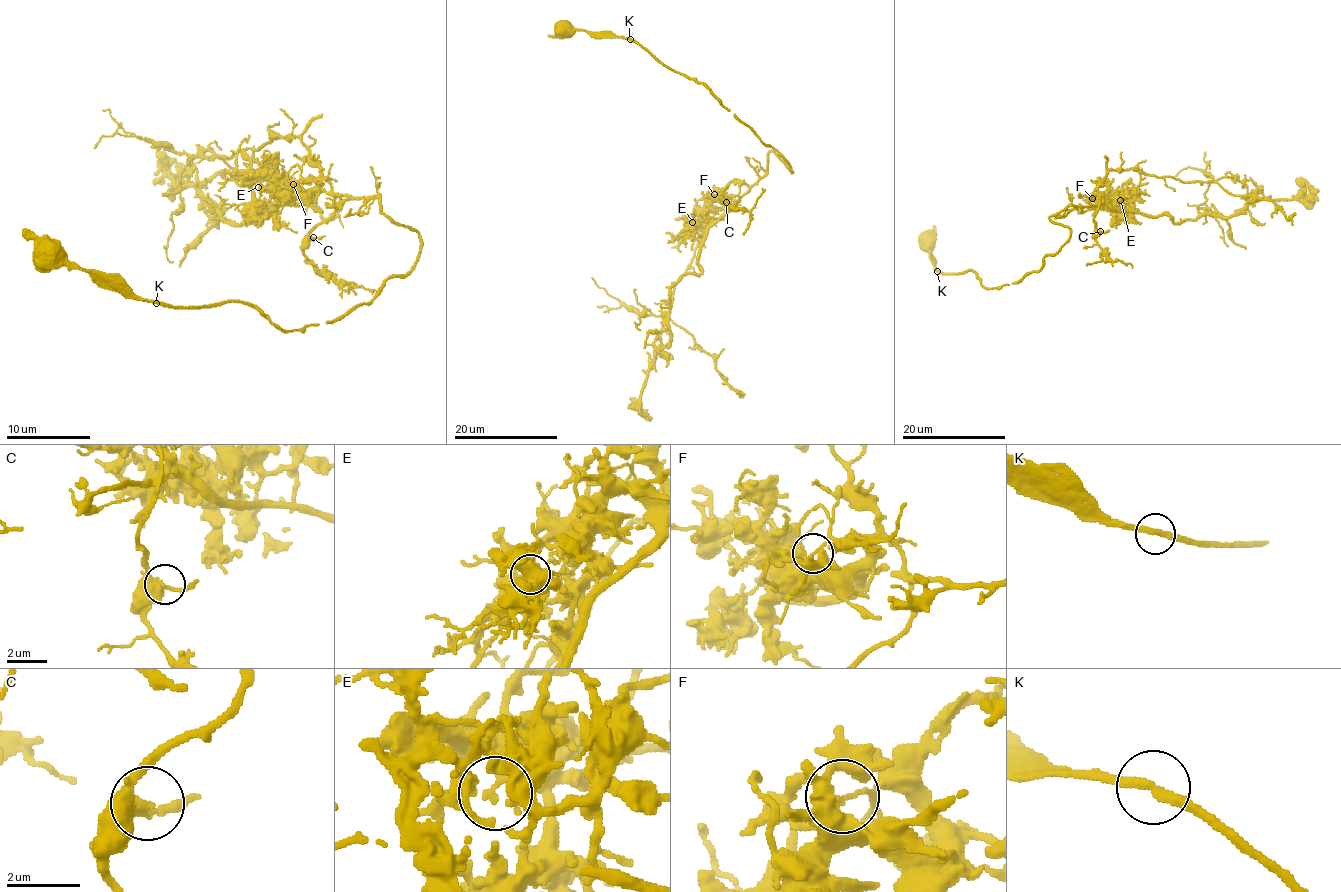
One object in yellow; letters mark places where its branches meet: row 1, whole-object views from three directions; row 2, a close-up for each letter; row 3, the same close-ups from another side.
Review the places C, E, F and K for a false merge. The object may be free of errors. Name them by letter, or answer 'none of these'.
F

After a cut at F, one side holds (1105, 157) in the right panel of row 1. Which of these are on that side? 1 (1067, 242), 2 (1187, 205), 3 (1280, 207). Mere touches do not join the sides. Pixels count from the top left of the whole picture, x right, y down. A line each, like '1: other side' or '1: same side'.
1: other side
2: same side
3: same side

